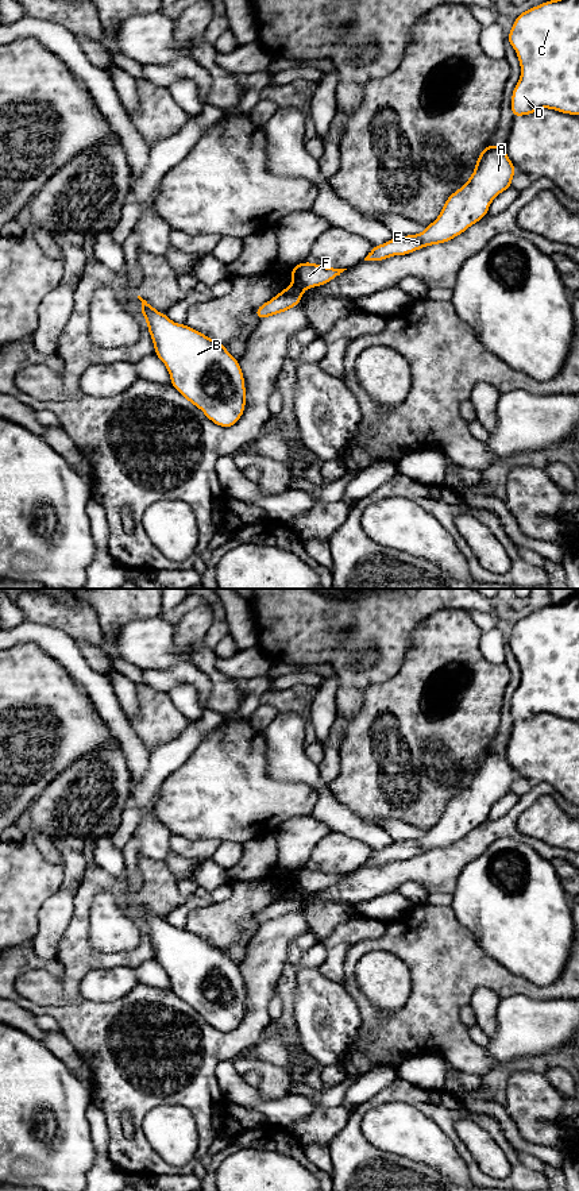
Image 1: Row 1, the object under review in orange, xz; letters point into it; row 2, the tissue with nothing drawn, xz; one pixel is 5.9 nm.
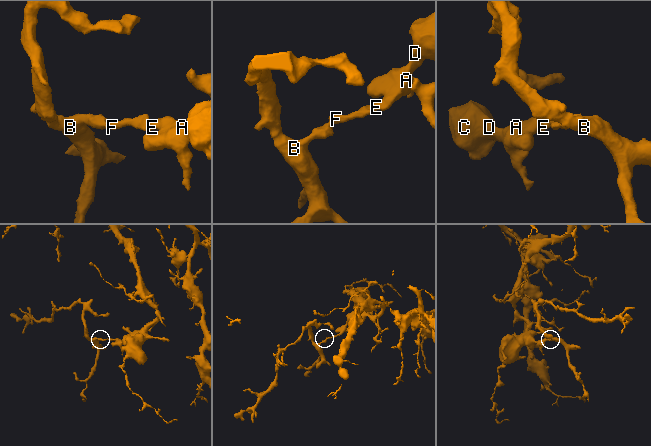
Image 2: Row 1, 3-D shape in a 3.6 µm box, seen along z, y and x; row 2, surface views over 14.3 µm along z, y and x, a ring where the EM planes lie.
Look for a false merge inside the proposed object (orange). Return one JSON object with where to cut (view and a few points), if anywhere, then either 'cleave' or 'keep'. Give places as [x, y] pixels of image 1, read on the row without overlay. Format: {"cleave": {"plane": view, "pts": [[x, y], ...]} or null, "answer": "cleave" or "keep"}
{"cleave": {"plane": "xz", "pts": [[292, 889], [302, 894]]}, "answer": "cleave"}

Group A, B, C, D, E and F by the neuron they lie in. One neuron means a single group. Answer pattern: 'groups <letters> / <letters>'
groups A C D E F / B

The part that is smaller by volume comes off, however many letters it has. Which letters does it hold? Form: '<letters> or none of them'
B

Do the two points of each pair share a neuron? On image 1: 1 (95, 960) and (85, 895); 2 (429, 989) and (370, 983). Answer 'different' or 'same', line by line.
1: same
2: different

